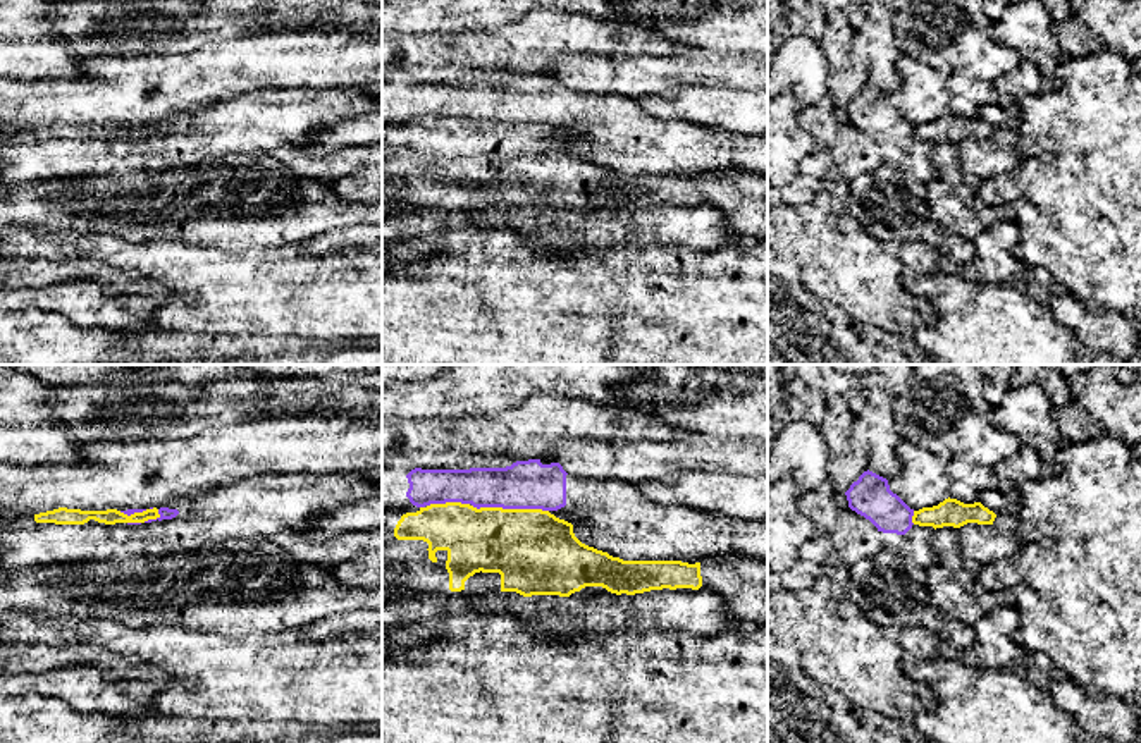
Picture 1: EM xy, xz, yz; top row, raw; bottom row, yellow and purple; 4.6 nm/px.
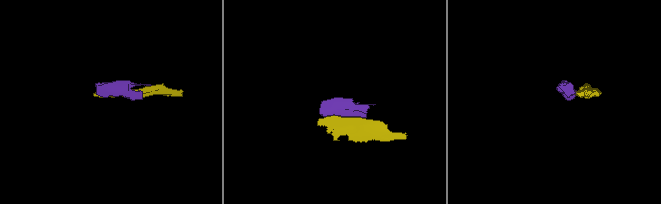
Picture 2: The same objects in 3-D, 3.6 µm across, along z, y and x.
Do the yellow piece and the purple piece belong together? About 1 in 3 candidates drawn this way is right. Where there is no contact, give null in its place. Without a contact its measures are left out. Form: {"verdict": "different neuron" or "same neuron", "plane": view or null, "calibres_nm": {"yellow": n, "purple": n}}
{"verdict": "different neuron", "plane": "xz", "calibres_nm": {"yellow": 380, "purple": 220}}

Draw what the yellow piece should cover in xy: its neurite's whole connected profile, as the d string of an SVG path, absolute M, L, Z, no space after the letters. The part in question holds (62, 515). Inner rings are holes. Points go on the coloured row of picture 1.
M59 507L59 509L40 513L40 514L26 513L17 516L17 521L24 526L36 526L38 523L84 525L89 519L95 519L105 525L115 525L115 523L145 523L148 519L157 519L157 518L160 518L157 507L146 509L143 513L134 513L131 516L117 509L81 511L81 509Z

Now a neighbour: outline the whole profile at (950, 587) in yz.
M936 528L931 549L934 559L926 569L931 604L953 619L974 626L984 612L974 595L976 580L964 568L959 528Z

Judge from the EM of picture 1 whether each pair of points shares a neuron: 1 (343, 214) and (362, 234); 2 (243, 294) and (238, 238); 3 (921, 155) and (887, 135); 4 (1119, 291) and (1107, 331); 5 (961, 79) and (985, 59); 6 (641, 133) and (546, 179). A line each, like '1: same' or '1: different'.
1: different
2: different
3: same
4: different
5: different
6: different

